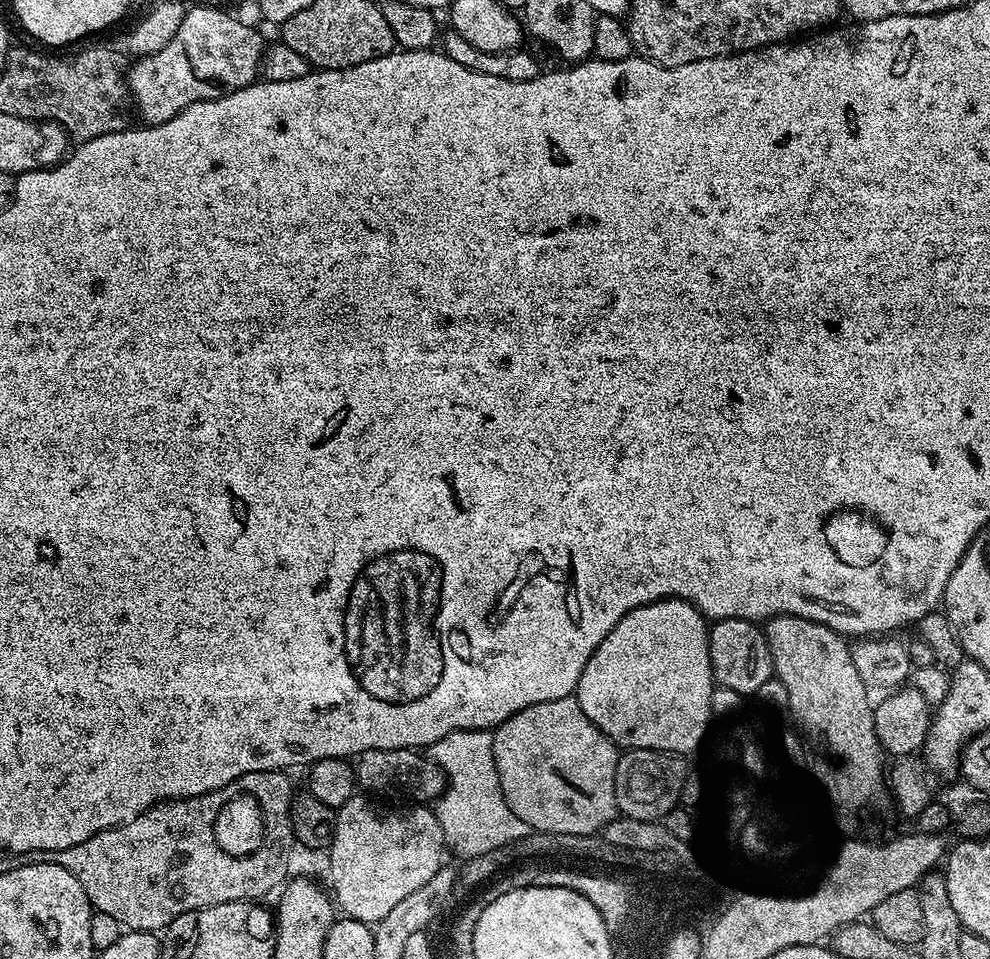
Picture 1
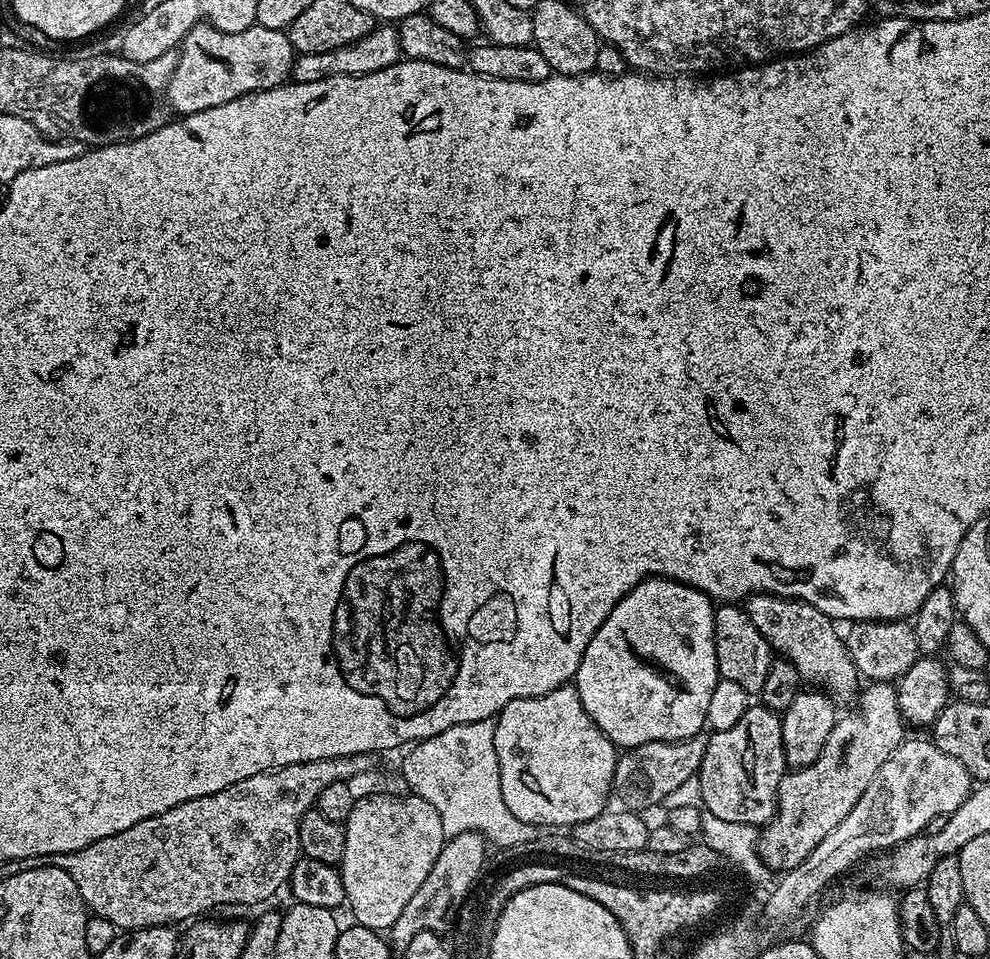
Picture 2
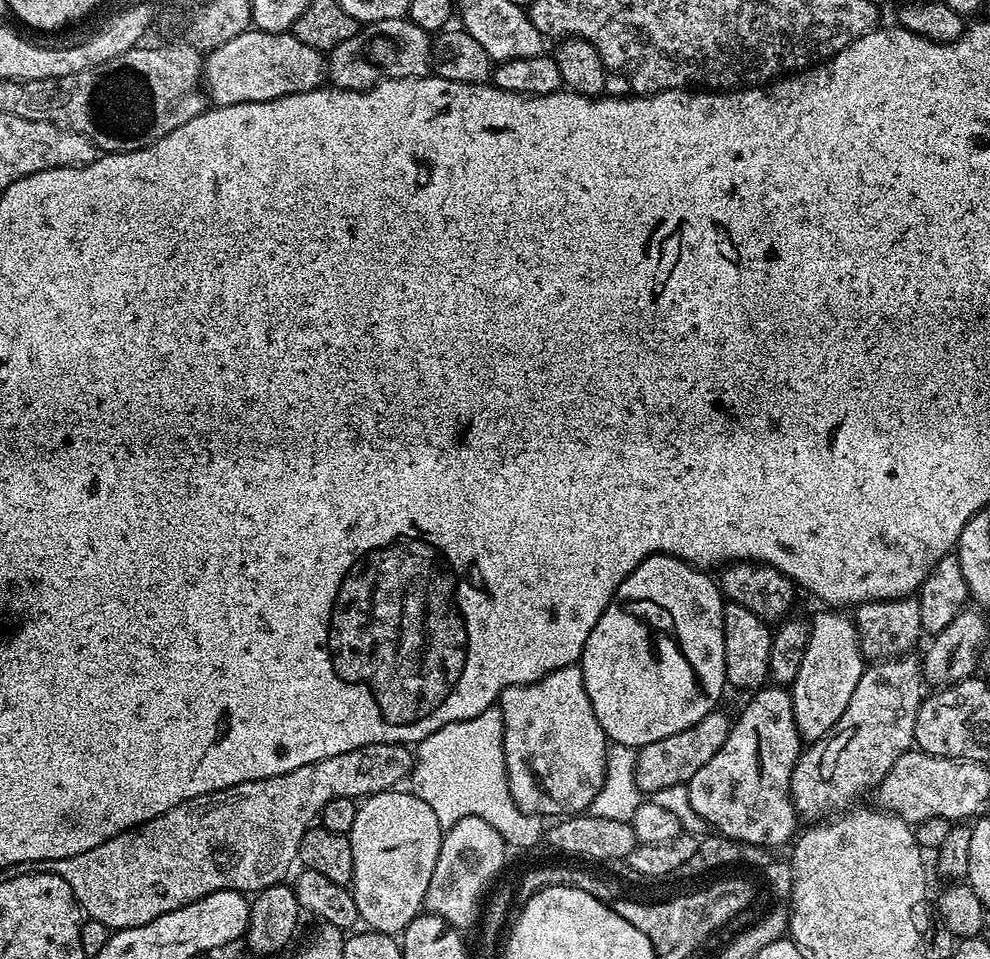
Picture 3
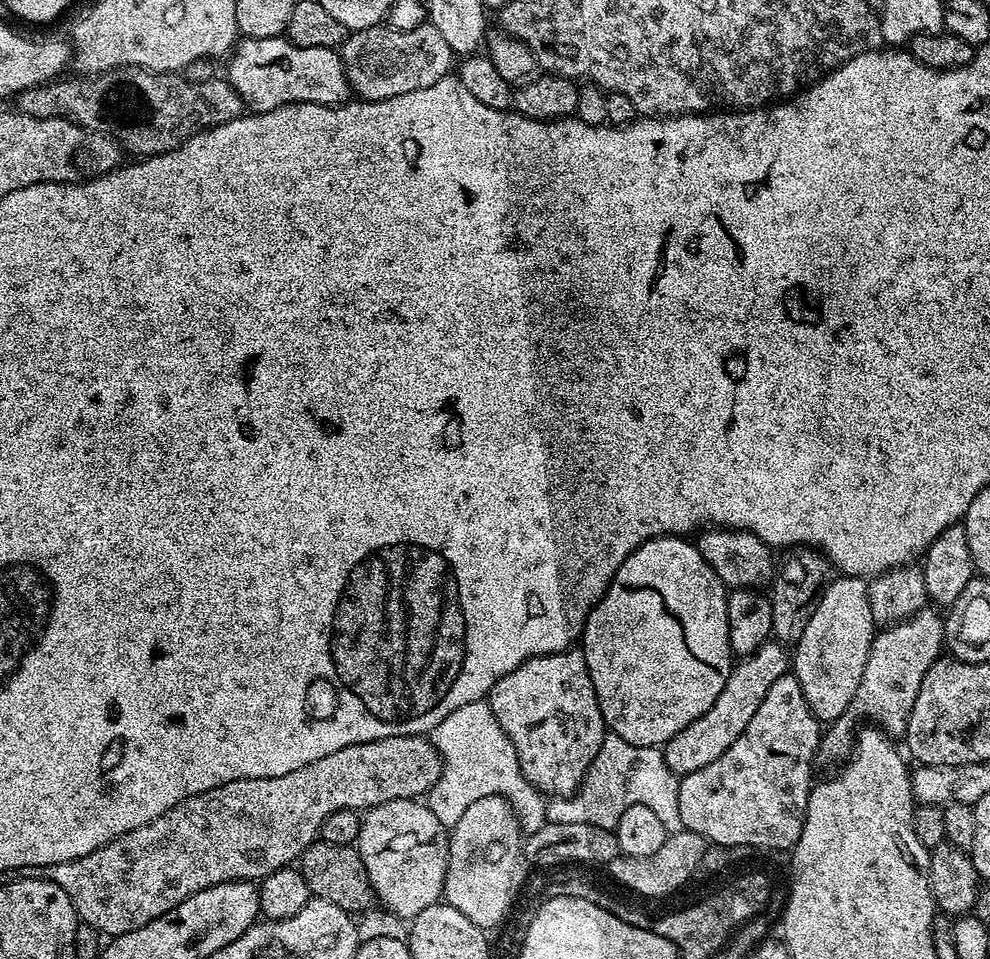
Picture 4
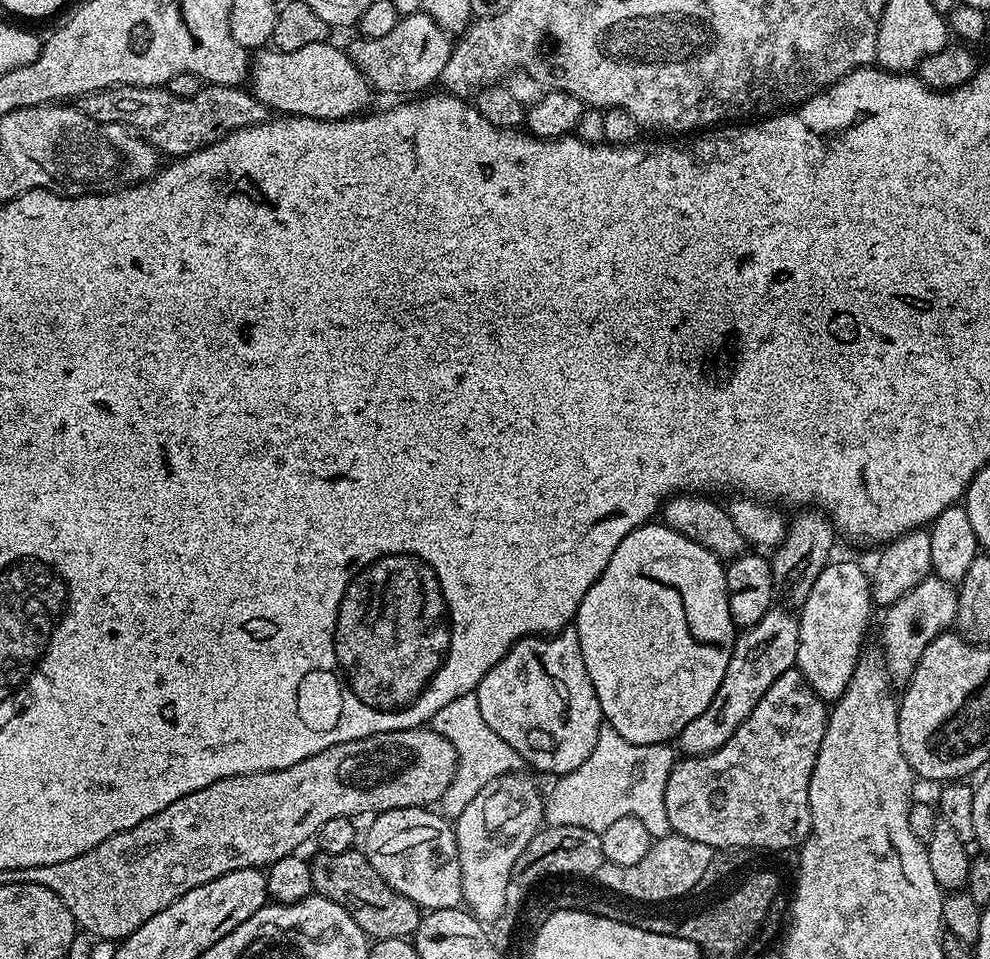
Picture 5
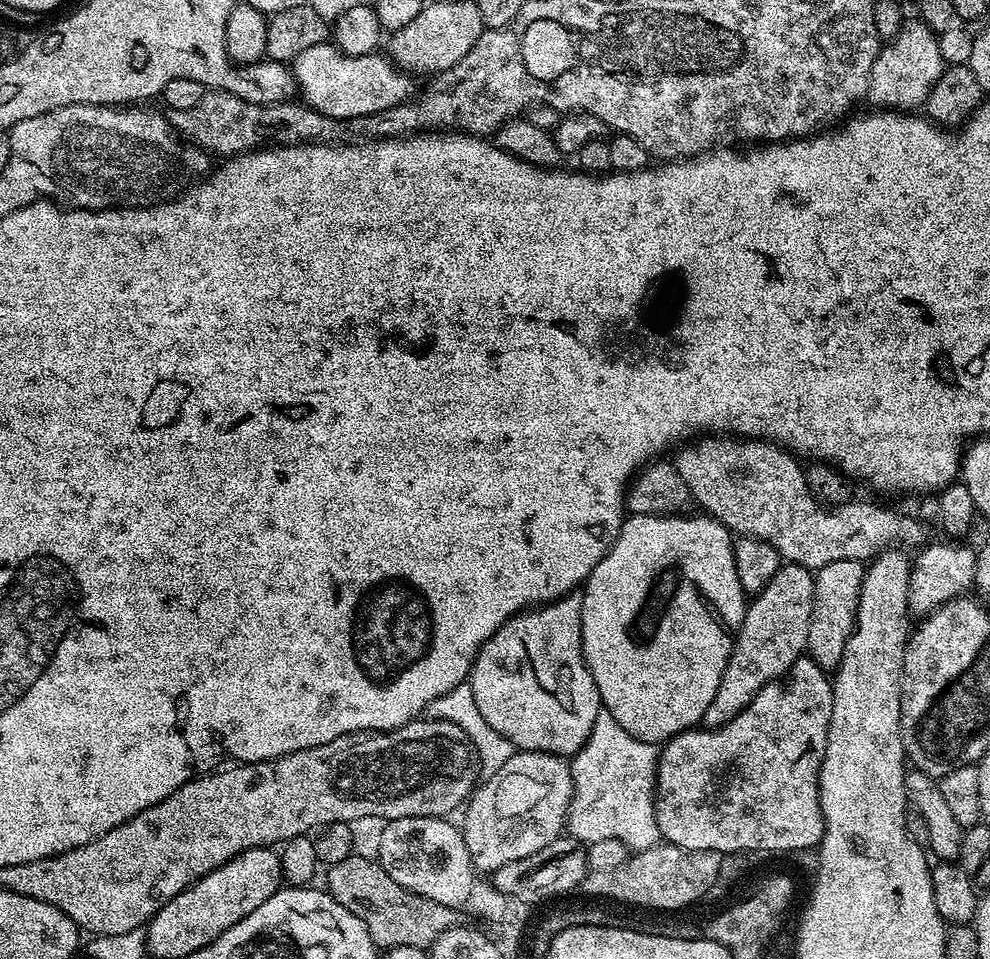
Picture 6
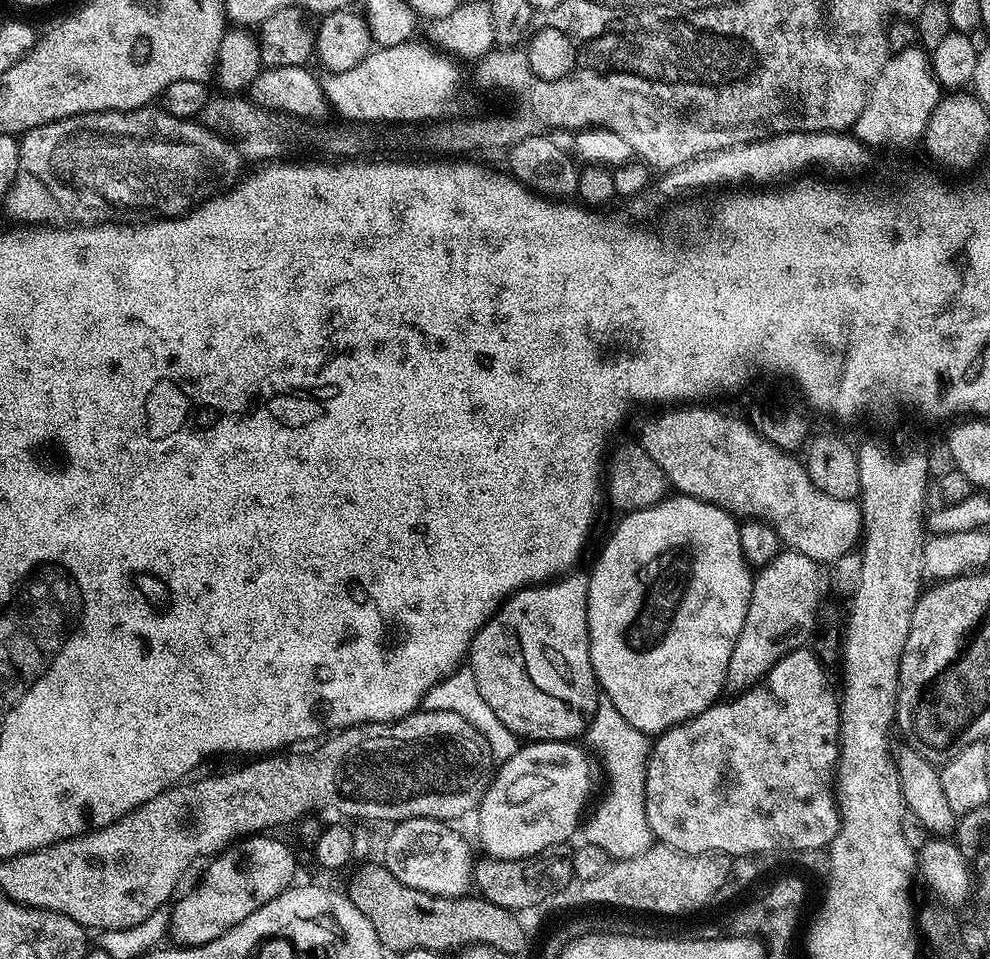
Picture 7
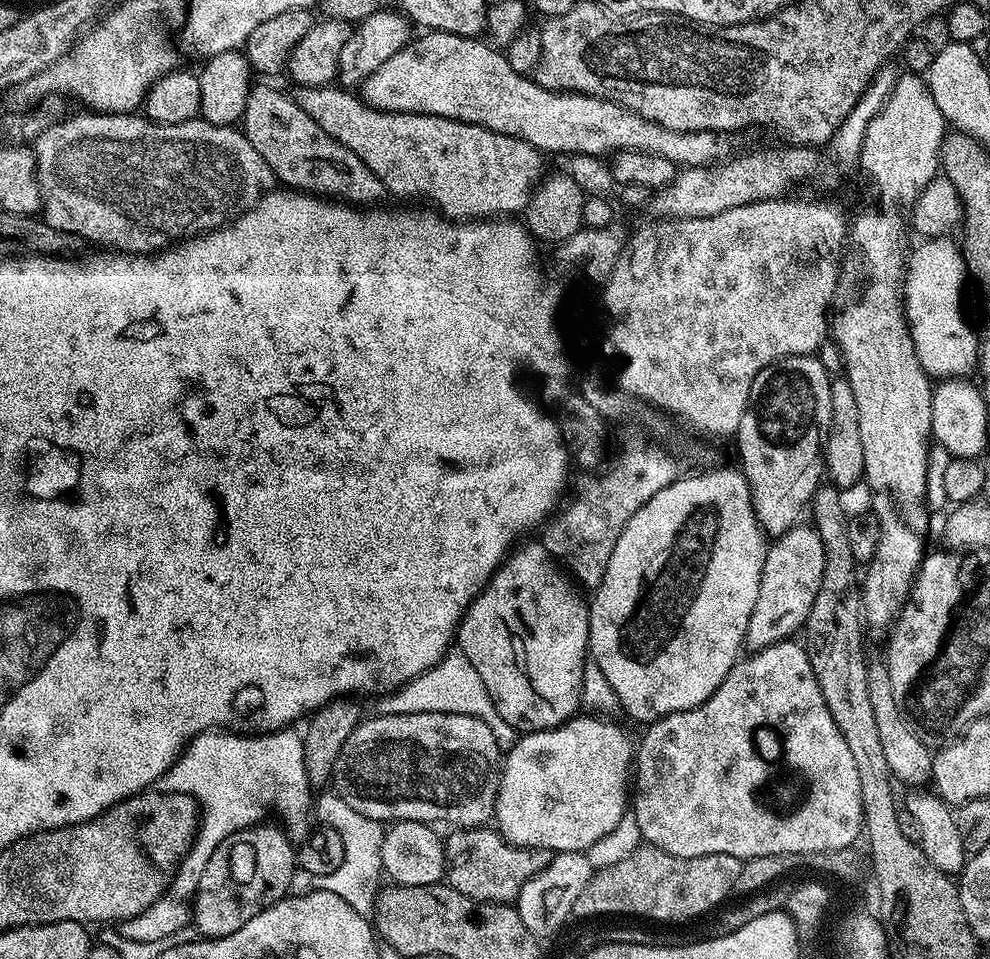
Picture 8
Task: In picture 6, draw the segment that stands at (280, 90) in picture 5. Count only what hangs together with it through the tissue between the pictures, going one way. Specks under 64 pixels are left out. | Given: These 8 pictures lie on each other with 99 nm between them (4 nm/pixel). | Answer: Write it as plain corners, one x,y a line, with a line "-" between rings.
332,42
302,50
302,54
291,61
290,67
303,103
339,120
378,114
378,110
390,110
390,106
405,103
414,92
413,77
397,68
387,55
371,52
348,56

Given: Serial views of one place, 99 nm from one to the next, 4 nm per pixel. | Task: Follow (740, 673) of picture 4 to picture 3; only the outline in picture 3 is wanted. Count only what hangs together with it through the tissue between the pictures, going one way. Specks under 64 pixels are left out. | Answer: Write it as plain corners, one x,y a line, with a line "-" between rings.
717,710
706,714
702,722
682,730
678,734
670,734
670,738
658,738
658,742
650,742
647,746
639,749
636,754
636,785
641,793
655,794
666,790
670,786
687,784
718,750
722,750
722,742
732,729
732,720
723,710

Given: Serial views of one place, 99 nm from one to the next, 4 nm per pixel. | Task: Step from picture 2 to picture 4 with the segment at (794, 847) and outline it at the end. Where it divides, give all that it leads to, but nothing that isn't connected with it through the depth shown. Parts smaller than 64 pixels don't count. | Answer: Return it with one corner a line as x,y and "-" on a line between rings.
925,606
920,612
914,613
908,620
899,624
893,624
877,631
866,658
866,666
862,671
861,681
858,683
856,696
850,702
848,708
840,717
827,725
826,731
820,738
820,750
818,753
821,761
828,764
839,765
848,759
854,747
854,737
861,722
871,722
882,732
887,732
889,737
903,737
908,730
910,710
914,710
914,698
918,698
918,690
922,690
922,678
926,678
926,670
935,660
941,659
944,648
944,616
936,613
937,609

